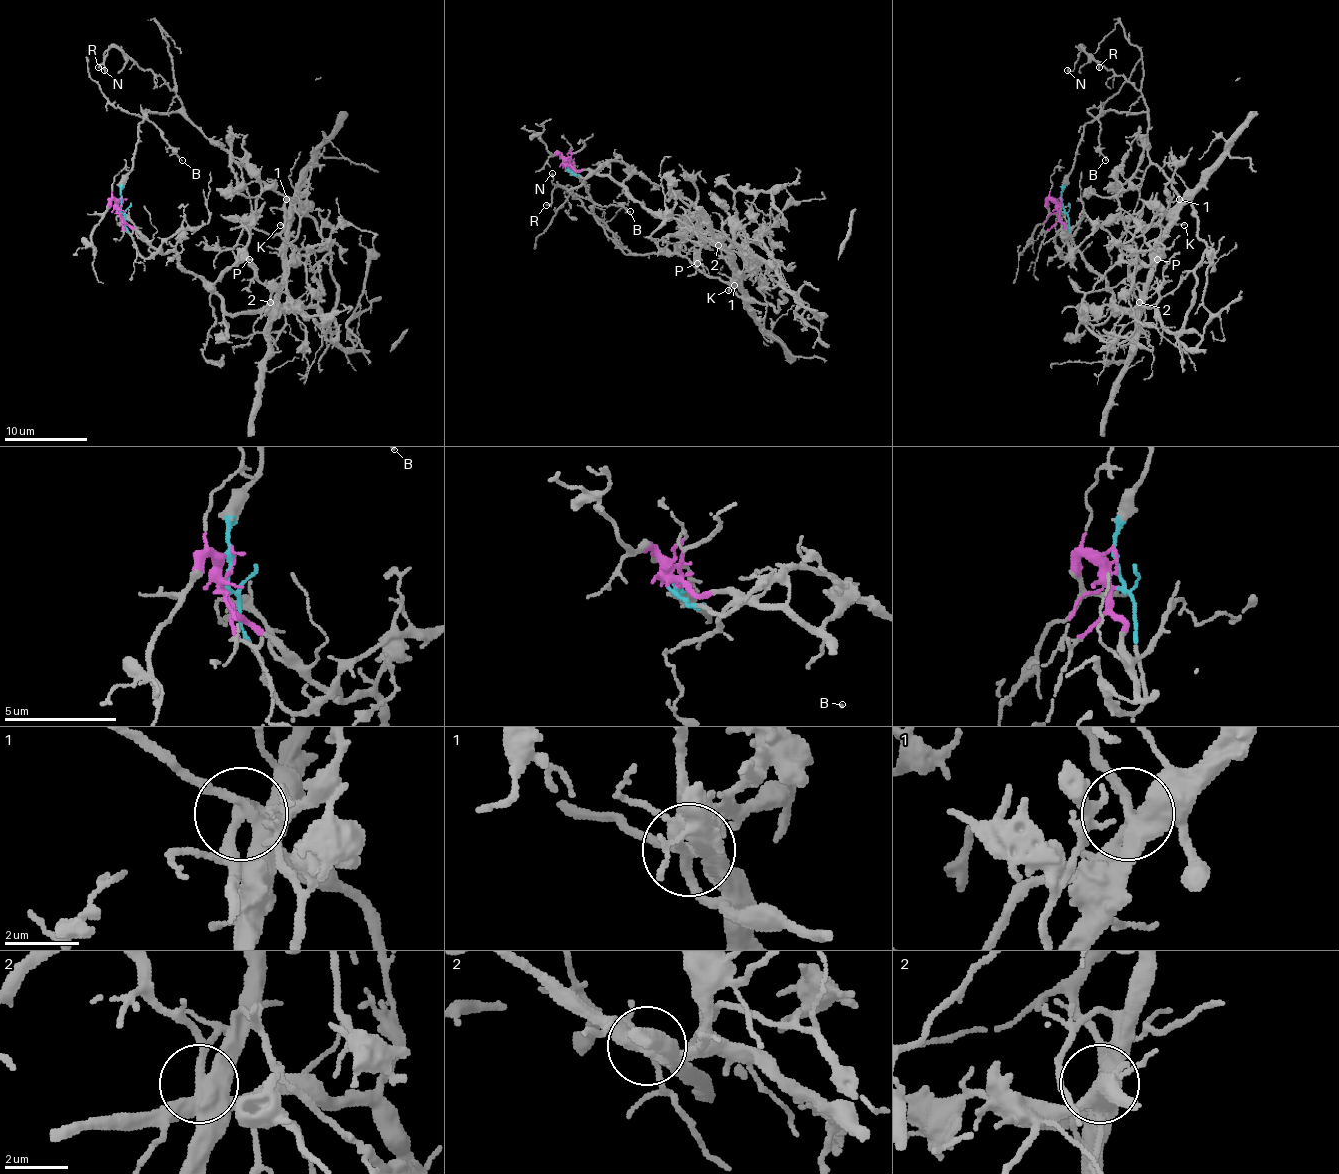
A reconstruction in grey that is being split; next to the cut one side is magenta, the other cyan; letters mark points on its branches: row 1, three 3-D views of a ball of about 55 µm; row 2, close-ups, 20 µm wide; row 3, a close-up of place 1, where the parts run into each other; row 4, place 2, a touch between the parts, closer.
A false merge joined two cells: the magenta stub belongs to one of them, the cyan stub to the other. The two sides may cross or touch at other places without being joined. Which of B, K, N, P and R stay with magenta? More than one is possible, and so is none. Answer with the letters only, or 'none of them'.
P

